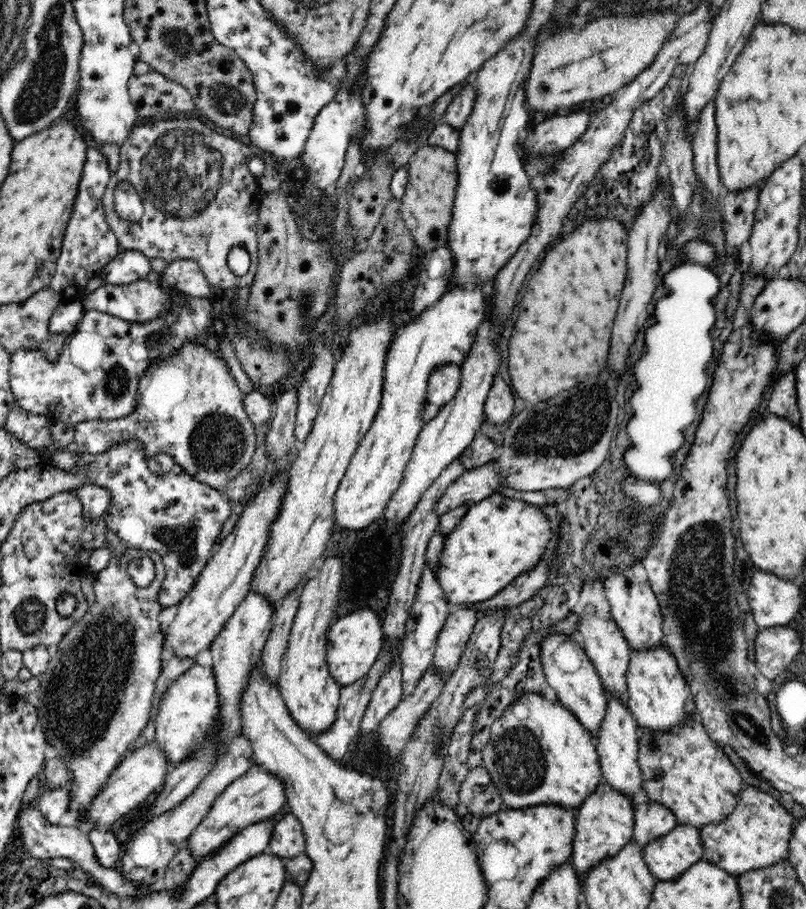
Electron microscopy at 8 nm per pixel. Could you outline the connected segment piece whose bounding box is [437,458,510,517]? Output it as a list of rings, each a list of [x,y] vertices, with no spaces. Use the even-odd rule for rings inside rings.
[[[493,458],[487,464],[460,474],[437,502],[437,513],[441,517],[458,506],[468,506],[486,500],[490,496],[496,496],[504,488],[510,487],[506,485],[506,476],[502,476],[499,471],[498,460]]]

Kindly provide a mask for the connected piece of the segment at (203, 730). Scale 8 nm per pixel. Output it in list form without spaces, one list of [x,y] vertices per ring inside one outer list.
[[[192,665],[166,689],[158,708],[154,742],[167,754],[171,768],[188,754],[194,754],[196,746],[204,740],[204,736],[210,736],[216,726],[220,702],[212,667]]]

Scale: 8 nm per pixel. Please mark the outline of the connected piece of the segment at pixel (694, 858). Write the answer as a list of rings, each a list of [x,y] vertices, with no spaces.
[[[677,824],[666,836],[643,848],[643,857],[658,881],[678,880],[693,864],[702,861],[703,844],[699,829]]]

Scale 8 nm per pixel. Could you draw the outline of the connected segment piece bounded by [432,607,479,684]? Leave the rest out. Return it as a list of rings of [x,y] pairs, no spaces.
[[[457,607],[451,609],[441,628],[432,667],[436,669],[438,677],[442,677],[444,684],[459,667],[461,656],[478,619],[476,611]]]

